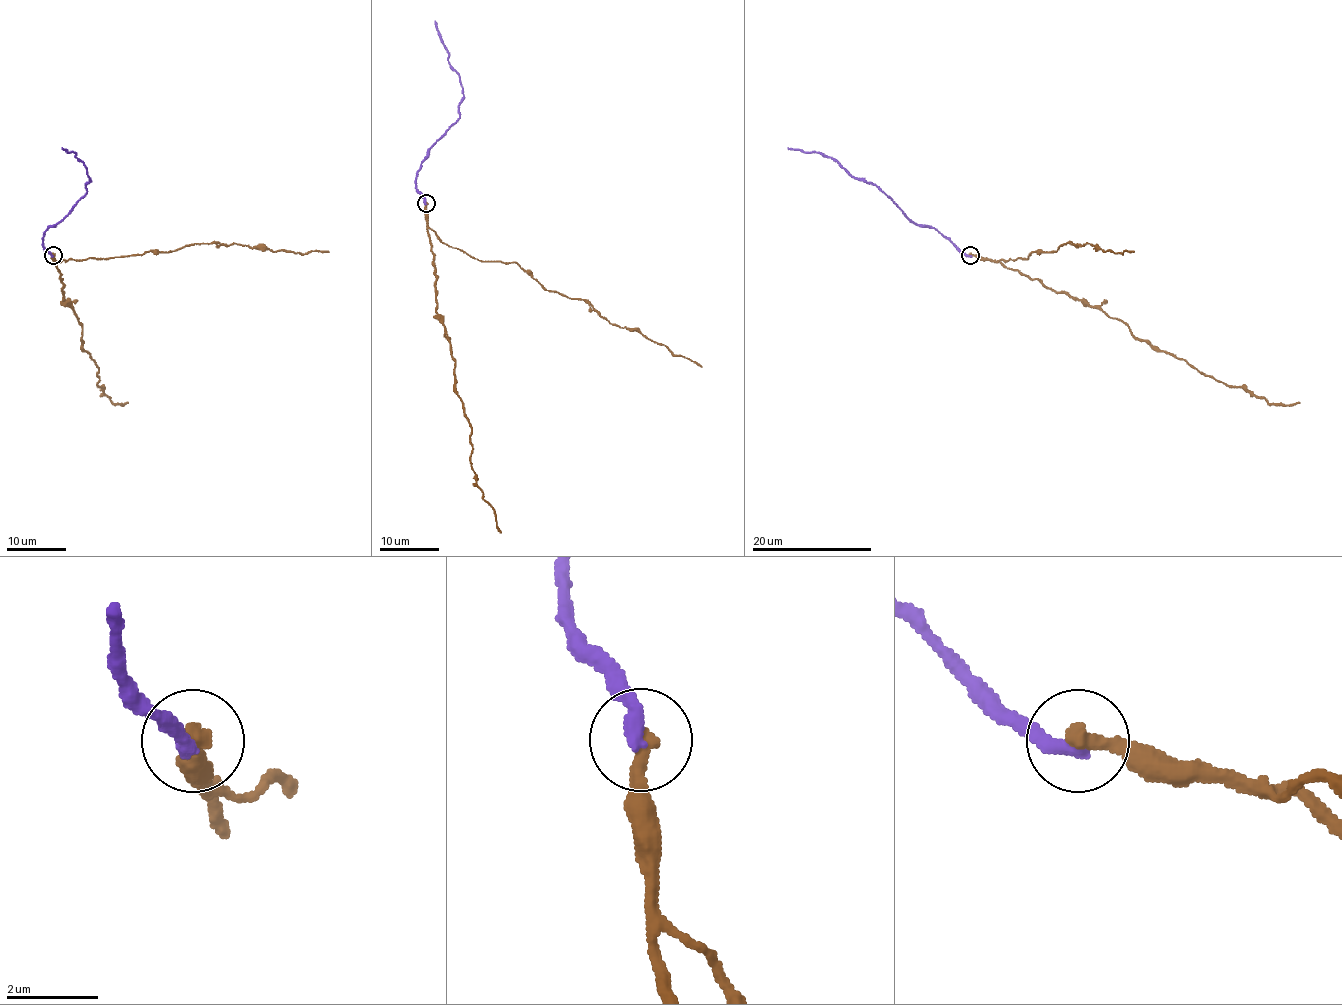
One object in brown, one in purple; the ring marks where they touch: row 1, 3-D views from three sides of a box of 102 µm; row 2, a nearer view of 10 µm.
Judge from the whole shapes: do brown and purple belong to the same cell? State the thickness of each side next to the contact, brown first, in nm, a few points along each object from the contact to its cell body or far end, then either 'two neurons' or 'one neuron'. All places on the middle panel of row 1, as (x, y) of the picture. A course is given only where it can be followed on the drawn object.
calibres 400 and 360 nm; course brown (425, 203), (439, 320), (451, 343), (455, 390), (472, 429), (470, 460), (476, 484), (501, 532); course purple (425, 203), (416, 186), (416, 173), (430, 147), (460, 116), (463, 96), (460, 76), (448, 59), (434, 20); one neuron

